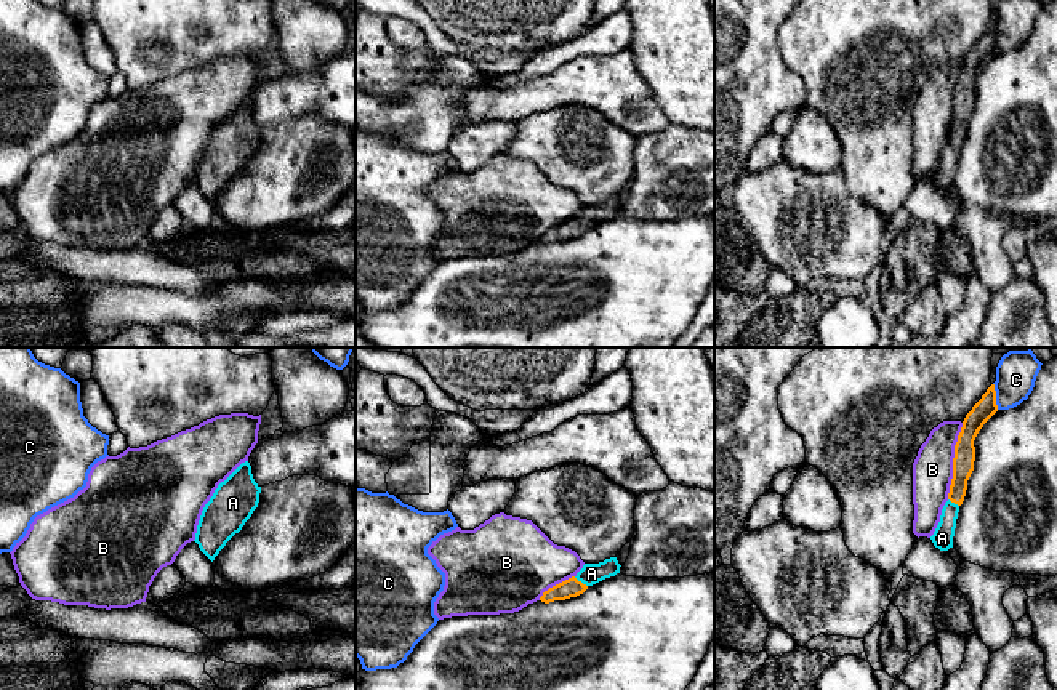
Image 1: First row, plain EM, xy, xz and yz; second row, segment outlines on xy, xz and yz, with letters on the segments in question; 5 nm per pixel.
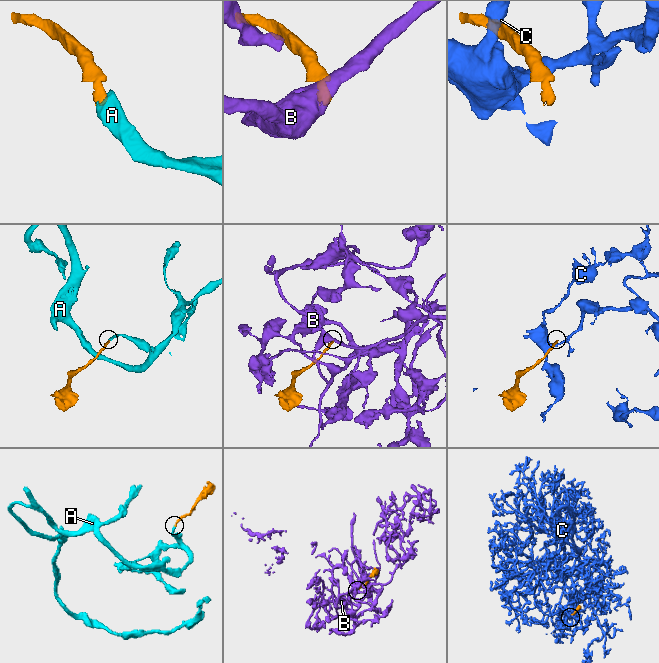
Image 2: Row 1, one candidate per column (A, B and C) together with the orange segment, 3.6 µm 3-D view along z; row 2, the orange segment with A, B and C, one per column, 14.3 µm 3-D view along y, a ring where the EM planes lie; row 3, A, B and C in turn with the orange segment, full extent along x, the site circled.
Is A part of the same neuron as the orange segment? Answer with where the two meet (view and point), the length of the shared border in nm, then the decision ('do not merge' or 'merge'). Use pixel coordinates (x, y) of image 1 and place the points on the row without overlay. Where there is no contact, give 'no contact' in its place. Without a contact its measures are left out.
meets orange in xz at (580, 223); contact 90 nm long; merge

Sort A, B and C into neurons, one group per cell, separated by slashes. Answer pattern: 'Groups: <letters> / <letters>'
Groups: A / B / C

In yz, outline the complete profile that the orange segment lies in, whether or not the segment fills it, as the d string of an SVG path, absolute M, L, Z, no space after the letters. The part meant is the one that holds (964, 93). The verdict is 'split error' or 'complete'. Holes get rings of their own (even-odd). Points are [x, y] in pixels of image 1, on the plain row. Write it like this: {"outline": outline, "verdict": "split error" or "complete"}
{"outline": "M991 26L982 40L972 48L963 62L958 83L955 86L953 120L950 126L948 142L945 144L940 163L930 178L935 189L948 192L953 189L953 178L959 147L964 142L967 122L974 112L975 88L974 82L983 66L998 53L996 32Z", "verdict": "split error"}

